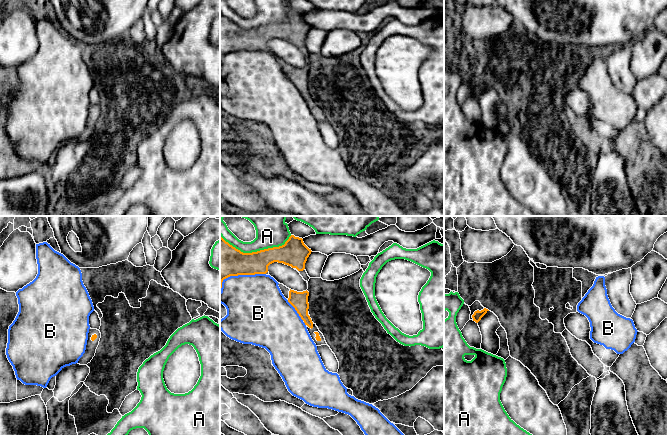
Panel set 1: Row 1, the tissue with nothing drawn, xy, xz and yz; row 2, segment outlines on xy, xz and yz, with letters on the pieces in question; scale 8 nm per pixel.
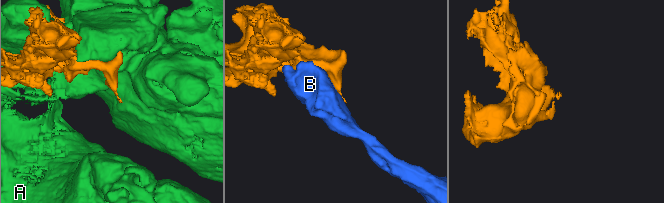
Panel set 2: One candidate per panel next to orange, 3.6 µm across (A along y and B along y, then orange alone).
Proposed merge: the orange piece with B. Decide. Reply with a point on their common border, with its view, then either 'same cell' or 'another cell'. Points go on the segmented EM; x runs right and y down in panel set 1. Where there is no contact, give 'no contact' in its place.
contact xz (238, 274); another cell

